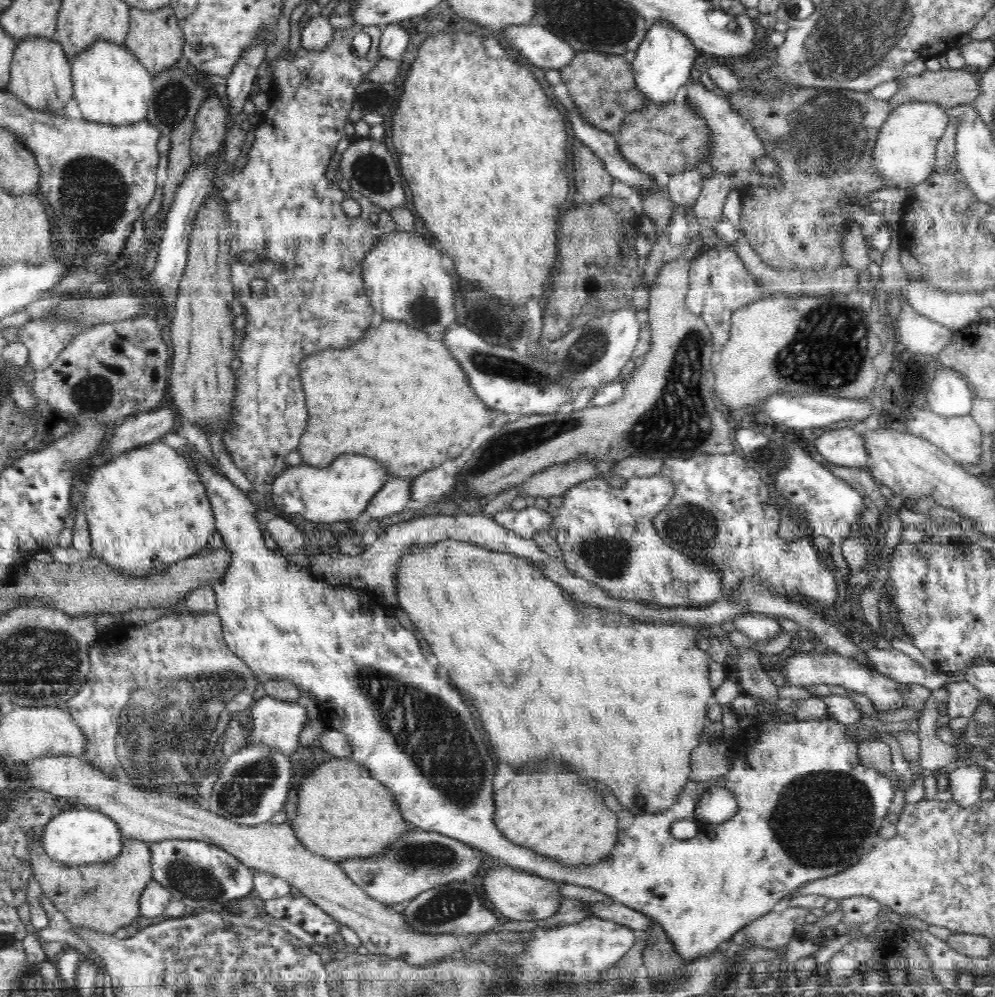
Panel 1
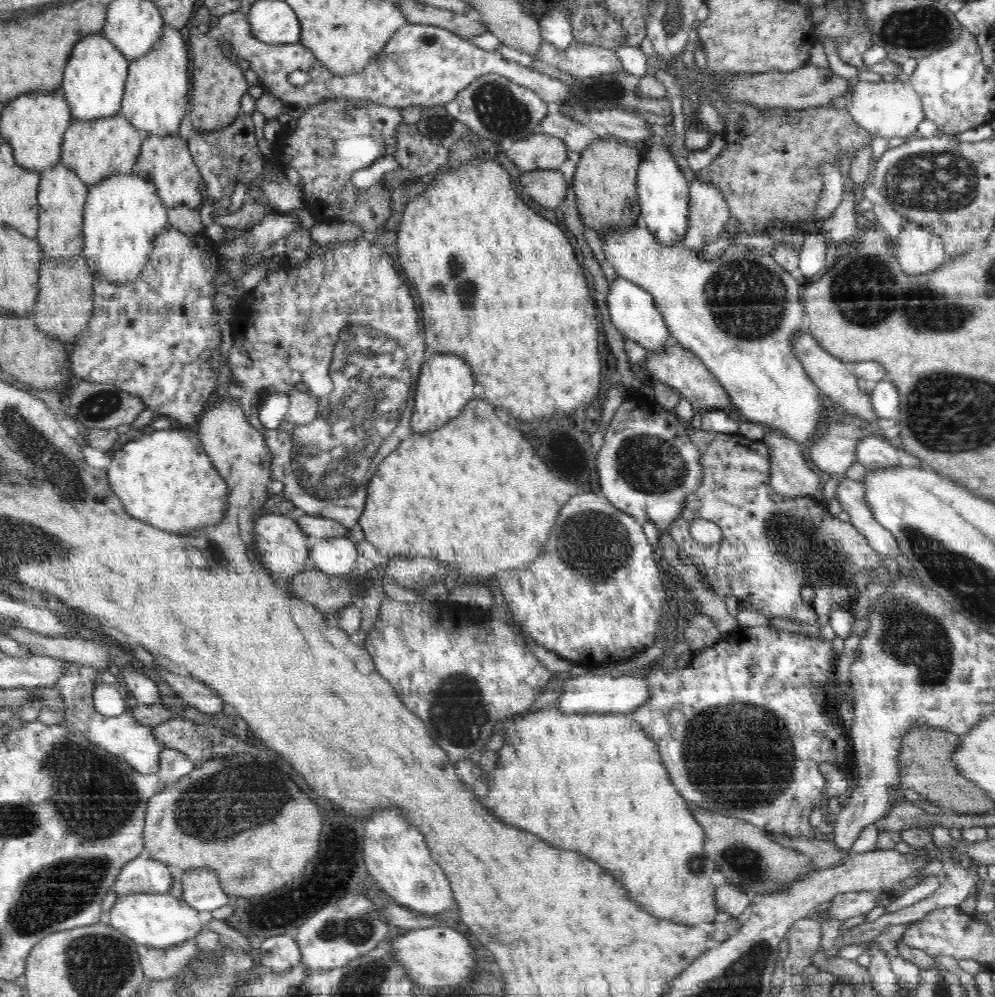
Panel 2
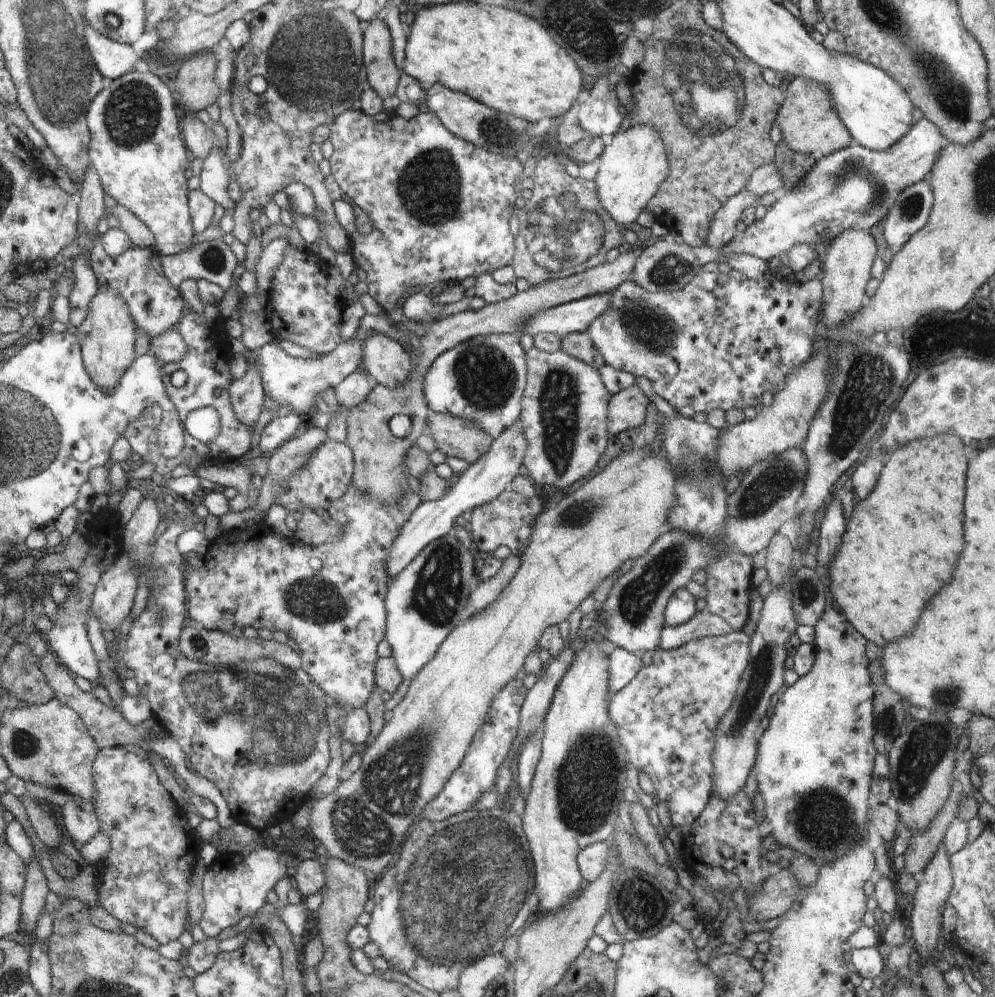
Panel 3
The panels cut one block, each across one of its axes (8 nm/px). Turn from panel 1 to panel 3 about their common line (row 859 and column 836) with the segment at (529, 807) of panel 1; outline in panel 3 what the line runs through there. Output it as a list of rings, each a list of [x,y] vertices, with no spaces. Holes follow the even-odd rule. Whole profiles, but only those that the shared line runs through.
[[[936,434],[932,438],[914,440],[914,442],[906,444],[904,448],[896,448],[890,454],[890,458],[885,460],[876,488],[872,489],[866,500],[860,500],[858,504],[854,505],[852,516],[848,518],[848,530],[844,532],[842,544],[830,564],[829,590],[834,598],[834,605],[844,612],[844,616],[851,621],[851,624],[854,624],[868,640],[877,646],[883,647],[888,642],[908,636],[912,632],[912,628],[918,624],[916,620],[920,618],[920,612],[926,606],[926,602],[952,578],[956,558],[960,556],[960,550],[964,546],[964,540],[962,540],[962,506],[964,506],[964,484],[966,484],[966,454],[964,454],[964,450],[966,448],[964,448],[962,439],[951,434]]]

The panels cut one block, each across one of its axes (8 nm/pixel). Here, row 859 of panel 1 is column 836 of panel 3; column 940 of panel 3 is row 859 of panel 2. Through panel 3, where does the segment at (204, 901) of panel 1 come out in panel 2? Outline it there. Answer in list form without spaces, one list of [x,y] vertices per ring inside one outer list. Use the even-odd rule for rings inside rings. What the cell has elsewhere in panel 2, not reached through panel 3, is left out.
[[[136,856],[121,868],[113,889],[117,897],[136,892],[166,894],[172,882],[168,865],[163,861]]]

